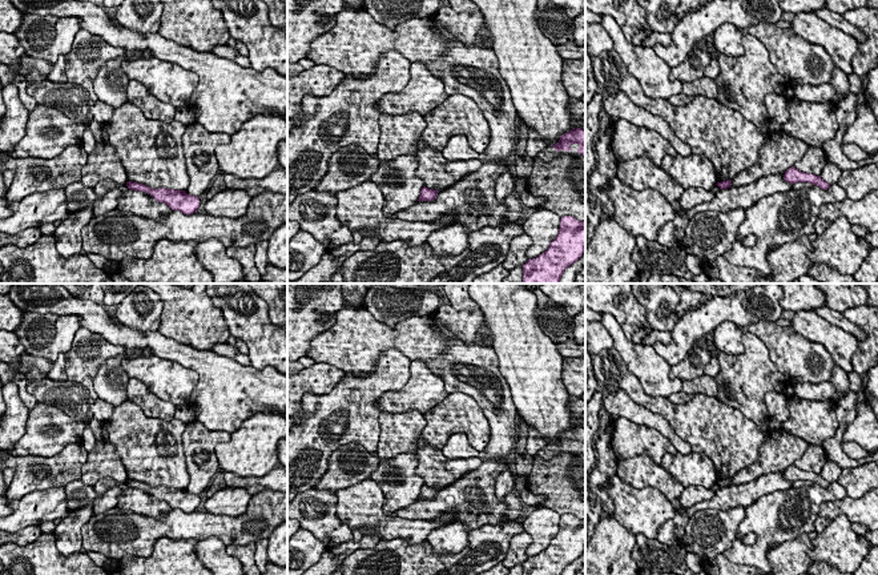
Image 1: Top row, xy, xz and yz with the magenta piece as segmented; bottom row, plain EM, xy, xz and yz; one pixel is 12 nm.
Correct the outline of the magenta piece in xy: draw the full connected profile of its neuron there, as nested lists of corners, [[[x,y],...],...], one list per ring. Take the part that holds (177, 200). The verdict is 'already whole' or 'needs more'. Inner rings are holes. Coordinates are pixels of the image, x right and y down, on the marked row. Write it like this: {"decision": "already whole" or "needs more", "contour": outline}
{"decision": "already whole", "contour": [[[128,181],[126,186],[130,190],[149,193],[158,202],[166,204],[172,210],[180,210],[186,216],[196,213],[200,206],[200,197],[190,196],[185,190],[174,190],[165,188],[152,189],[144,184],[133,181]]]}

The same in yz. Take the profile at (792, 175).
{"decision": "already whole", "contour": [[[792,166],[790,169],[788,169],[784,174],[784,180],[790,182],[790,184],[796,184],[796,182],[810,182],[813,185],[819,186],[821,189],[829,189],[830,184],[827,184],[826,181],[823,181],[821,178],[821,176],[815,176],[815,174],[810,174],[810,173],[804,173],[798,169],[796,169],[794,166]]]}

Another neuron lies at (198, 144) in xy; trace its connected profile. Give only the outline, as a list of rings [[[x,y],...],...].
[[[200,122],[186,125],[182,136],[184,154],[190,184],[185,190],[198,197],[208,190],[220,170],[216,148],[230,142],[227,133],[210,133]]]

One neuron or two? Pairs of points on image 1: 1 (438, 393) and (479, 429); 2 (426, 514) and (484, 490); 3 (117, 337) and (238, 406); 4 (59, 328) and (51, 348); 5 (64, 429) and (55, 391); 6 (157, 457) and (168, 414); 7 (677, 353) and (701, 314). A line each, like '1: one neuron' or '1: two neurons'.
1: two neurons
2: one neuron
3: one neuron
4: one neuron
5: two neurons
6: two neurons
7: one neuron

